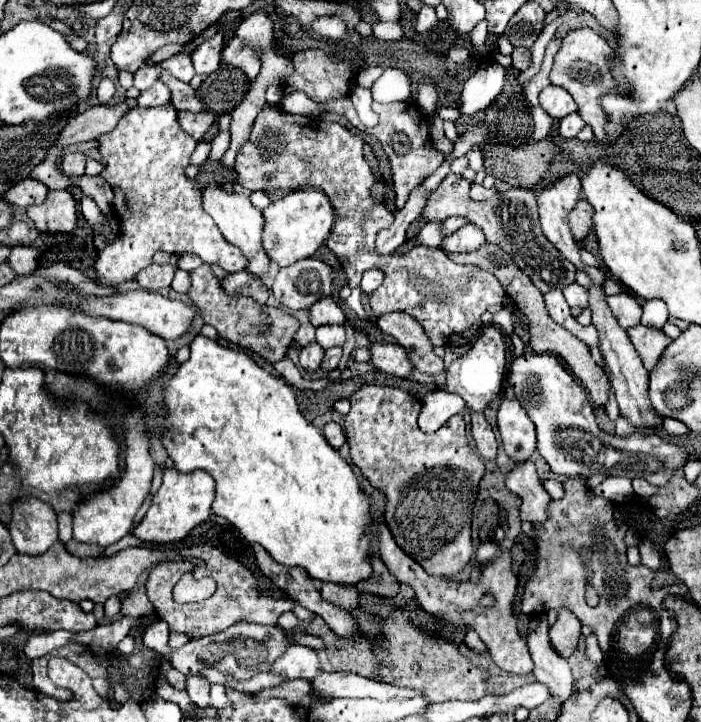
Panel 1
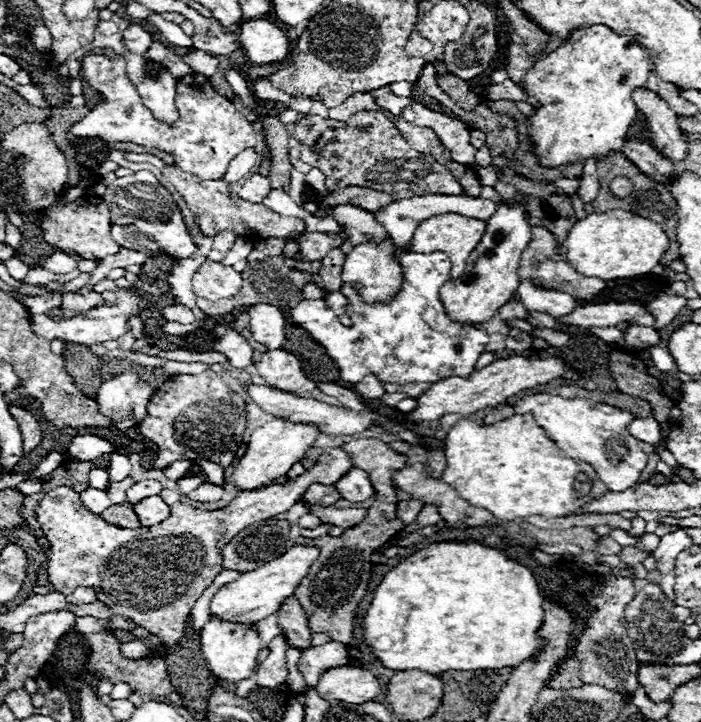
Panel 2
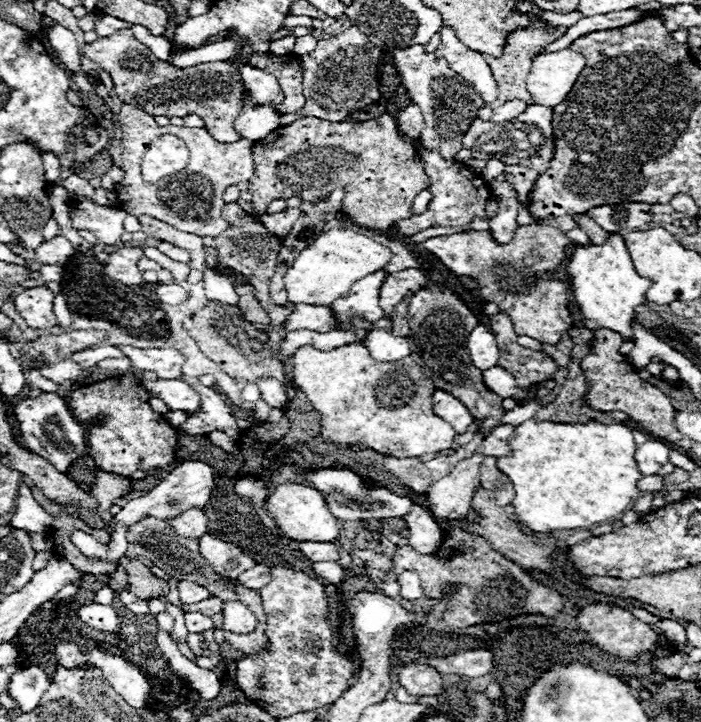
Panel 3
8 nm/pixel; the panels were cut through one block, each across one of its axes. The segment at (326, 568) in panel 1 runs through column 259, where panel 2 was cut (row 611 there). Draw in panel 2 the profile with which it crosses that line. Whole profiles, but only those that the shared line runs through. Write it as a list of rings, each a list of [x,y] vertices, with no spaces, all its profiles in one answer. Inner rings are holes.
[[[446,540],[446,542],[436,542],[430,544],[422,550],[418,550],[416,554],[408,556],[406,560],[402,560],[398,566],[394,566],[384,580],[380,582],[380,586],[374,592],[374,598],[370,602],[370,608],[366,610],[364,618],[362,618],[362,626],[364,626],[364,640],[370,648],[370,652],[380,660],[380,664],[384,664],[384,668],[390,670],[398,670],[398,672],[406,672],[406,670],[422,670],[428,674],[442,674],[442,672],[450,672],[450,670],[460,670],[460,672],[470,672],[470,670],[494,670],[494,668],[504,668],[504,666],[518,666],[522,664],[526,658],[530,658],[534,652],[540,650],[540,640],[536,638],[538,628],[542,626],[542,616],[544,616],[544,608],[542,608],[542,596],[536,584],[536,578],[532,574],[530,568],[518,564],[516,560],[508,558],[502,550],[498,548],[488,548],[482,546],[478,542],[472,540]]]

